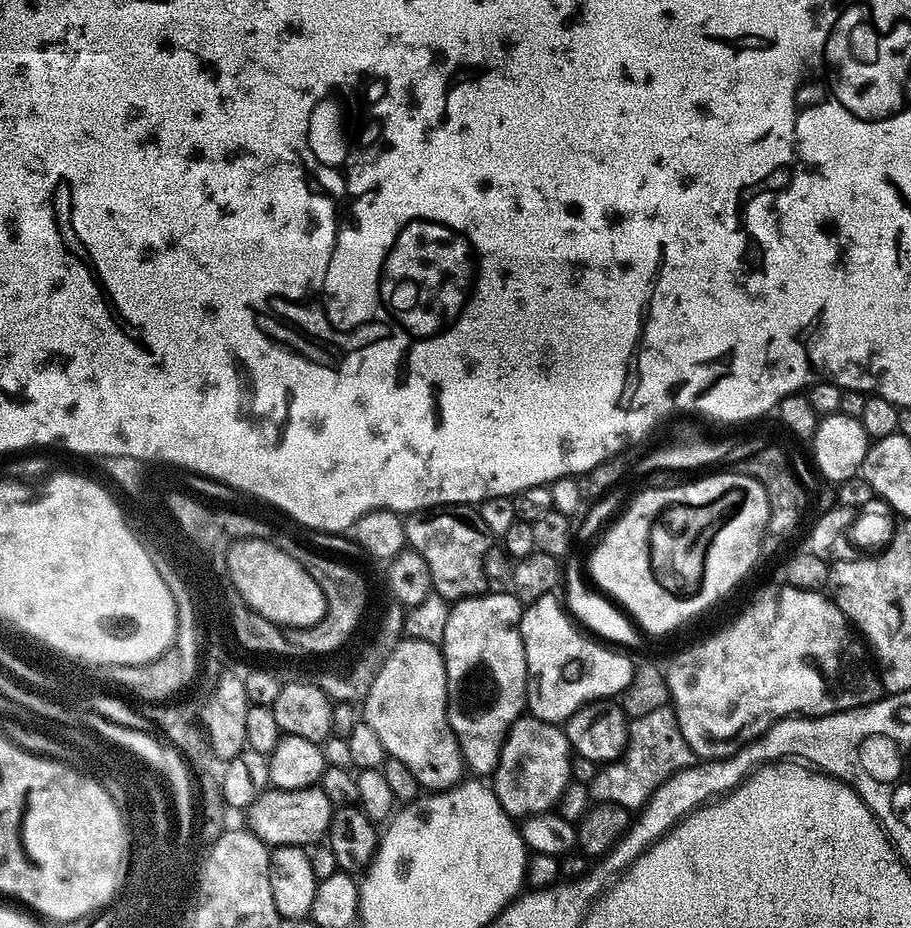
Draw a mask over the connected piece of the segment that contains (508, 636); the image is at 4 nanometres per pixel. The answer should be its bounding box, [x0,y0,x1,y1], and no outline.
[442,590,528,778]

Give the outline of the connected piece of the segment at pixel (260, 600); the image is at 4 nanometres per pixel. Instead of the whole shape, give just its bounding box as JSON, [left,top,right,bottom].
[228,540,326,628]

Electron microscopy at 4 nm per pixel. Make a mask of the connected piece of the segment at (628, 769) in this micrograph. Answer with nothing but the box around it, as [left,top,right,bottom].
[591,706,697,810]

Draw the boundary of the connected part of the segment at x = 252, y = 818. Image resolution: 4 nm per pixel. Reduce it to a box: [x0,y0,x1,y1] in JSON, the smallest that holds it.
[246,786,334,848]

